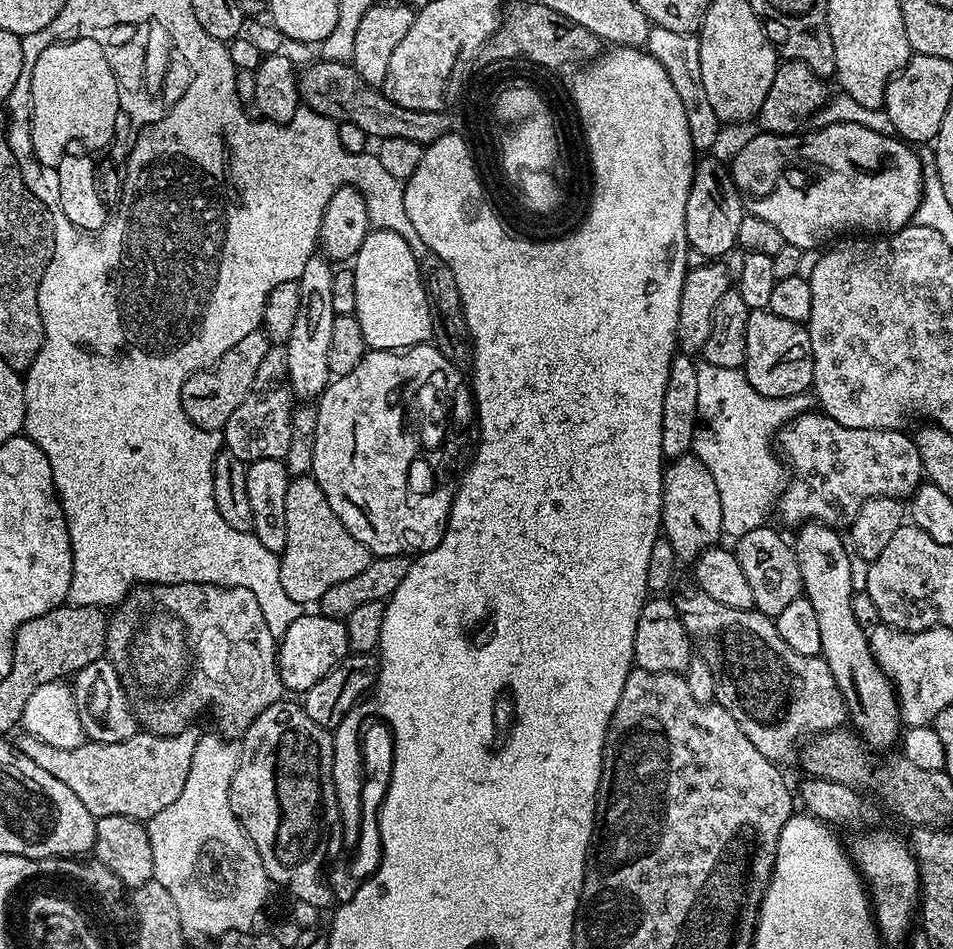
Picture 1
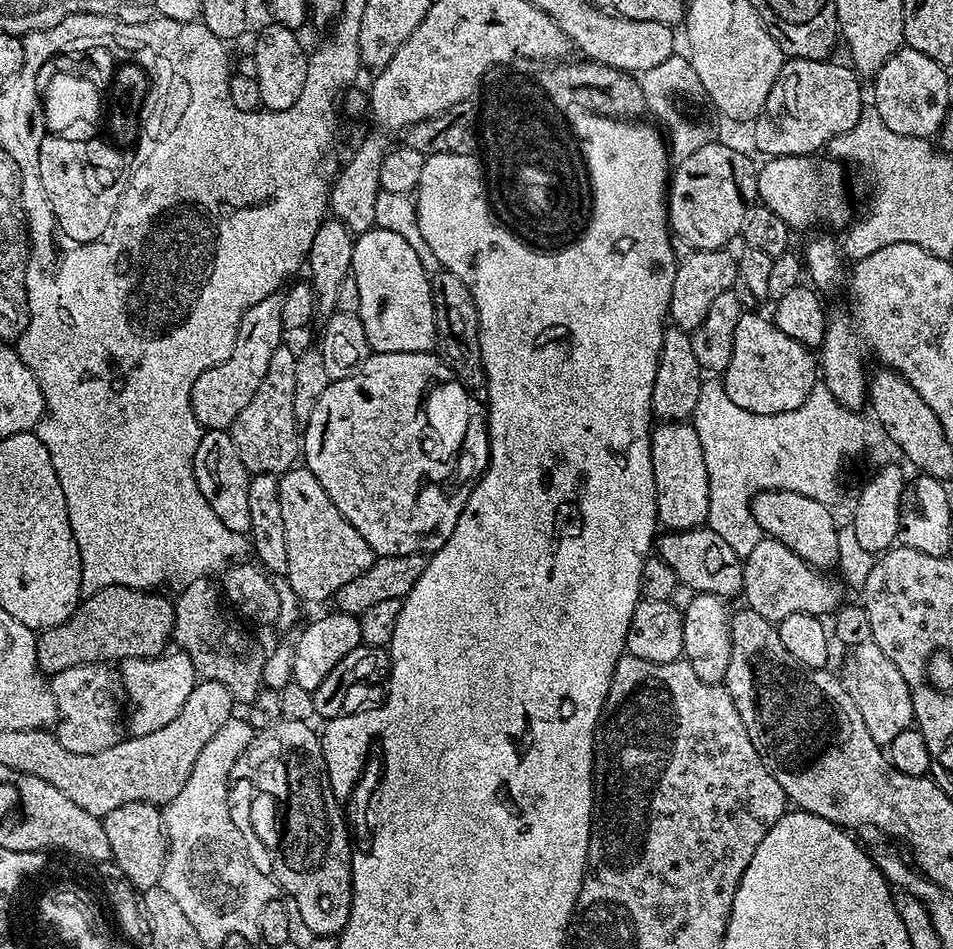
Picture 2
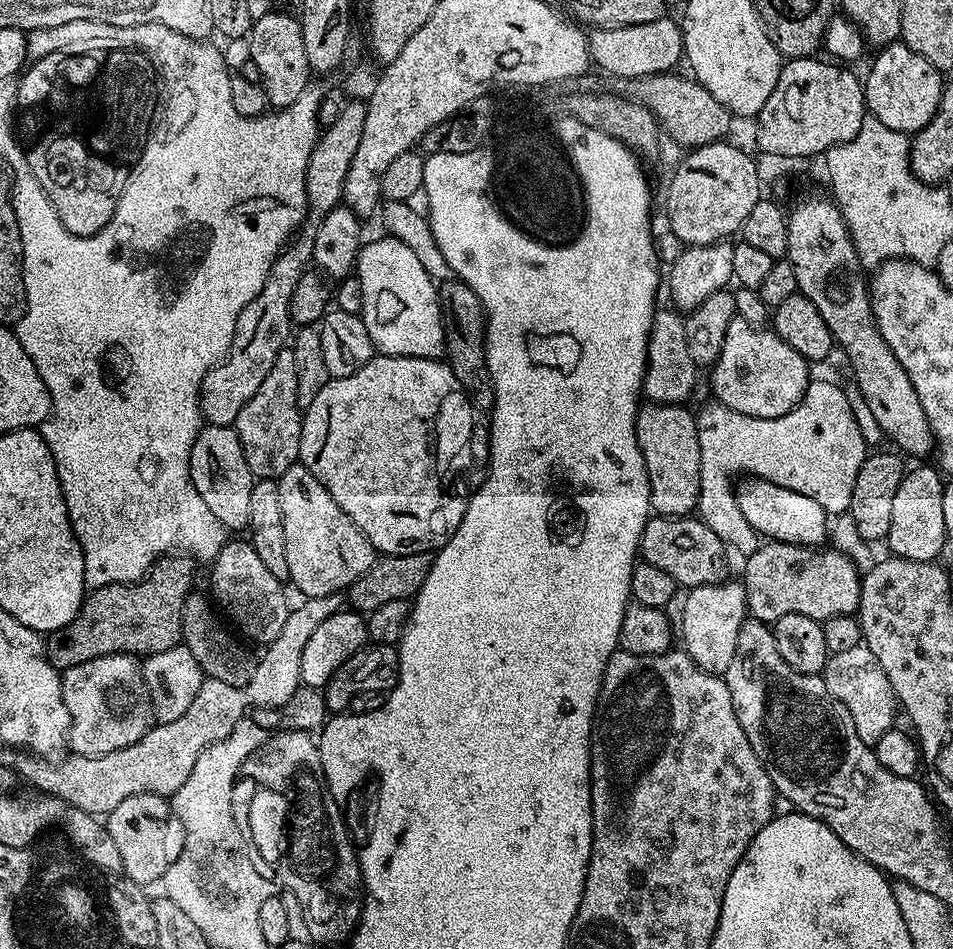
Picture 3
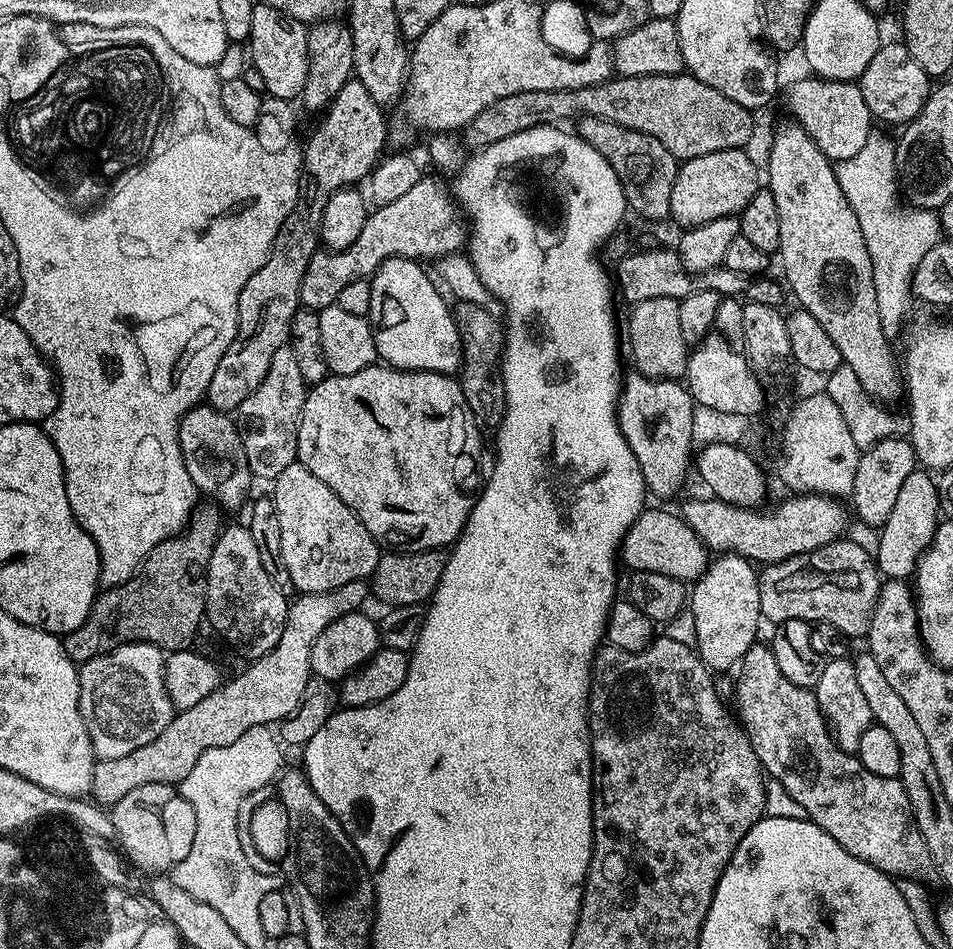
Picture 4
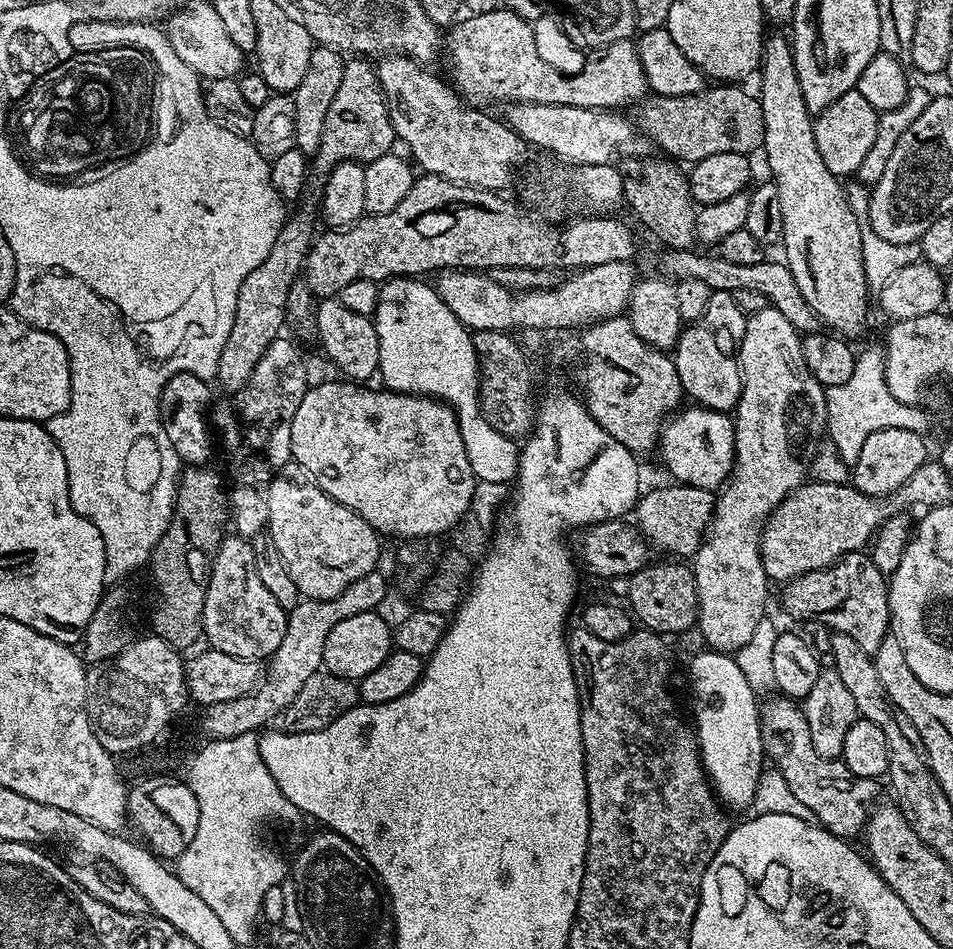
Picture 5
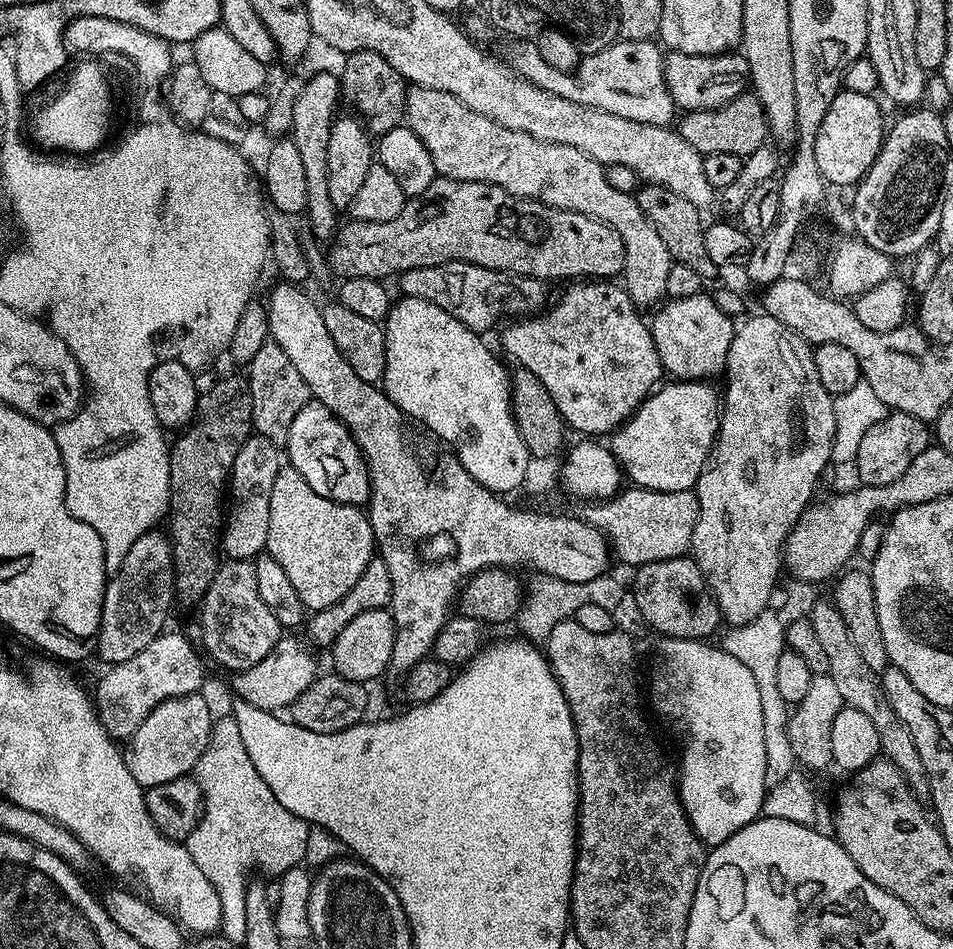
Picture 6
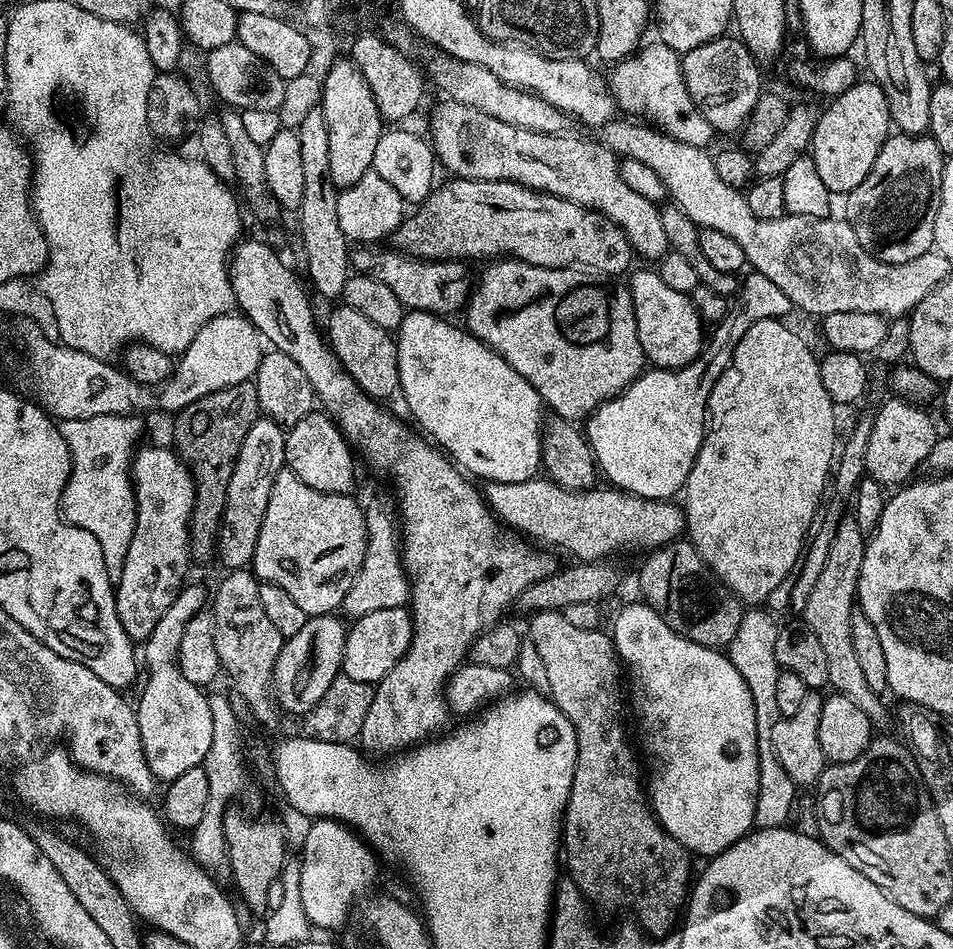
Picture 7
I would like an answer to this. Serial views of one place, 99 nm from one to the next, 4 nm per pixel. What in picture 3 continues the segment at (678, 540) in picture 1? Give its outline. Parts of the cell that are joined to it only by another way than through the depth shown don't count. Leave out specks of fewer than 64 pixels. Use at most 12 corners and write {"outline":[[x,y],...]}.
{"outline":[[648,402],[636,413],[652,512],[697,511],[696,416]]}

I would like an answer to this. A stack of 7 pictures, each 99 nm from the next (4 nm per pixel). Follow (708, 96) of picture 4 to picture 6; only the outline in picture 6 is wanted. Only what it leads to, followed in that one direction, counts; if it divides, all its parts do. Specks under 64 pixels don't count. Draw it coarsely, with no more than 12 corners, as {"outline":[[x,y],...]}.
{"outline":[[745,90],[721,108],[684,112],[678,131],[703,157],[743,158],[770,136]]}

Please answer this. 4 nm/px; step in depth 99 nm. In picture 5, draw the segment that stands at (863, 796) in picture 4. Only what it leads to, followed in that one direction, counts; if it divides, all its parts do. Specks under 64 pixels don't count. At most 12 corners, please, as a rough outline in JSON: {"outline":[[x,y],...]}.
{"outline":[[778,696],[761,713],[767,759],[841,839],[857,837],[876,780],[822,758],[809,723]]}

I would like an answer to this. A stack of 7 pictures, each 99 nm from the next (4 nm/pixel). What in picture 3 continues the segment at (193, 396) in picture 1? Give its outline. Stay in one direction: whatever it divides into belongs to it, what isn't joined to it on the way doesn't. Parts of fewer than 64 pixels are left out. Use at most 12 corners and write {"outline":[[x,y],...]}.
{"outline":[[311,239],[277,256],[202,382],[200,415],[235,425],[293,327]]}

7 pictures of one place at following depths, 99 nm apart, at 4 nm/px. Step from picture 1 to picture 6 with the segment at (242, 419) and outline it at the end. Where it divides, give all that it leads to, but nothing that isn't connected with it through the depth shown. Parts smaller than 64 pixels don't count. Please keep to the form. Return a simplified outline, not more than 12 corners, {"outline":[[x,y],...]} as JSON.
{"outline":[[286,350],[246,366],[255,435],[278,446],[310,393]]}

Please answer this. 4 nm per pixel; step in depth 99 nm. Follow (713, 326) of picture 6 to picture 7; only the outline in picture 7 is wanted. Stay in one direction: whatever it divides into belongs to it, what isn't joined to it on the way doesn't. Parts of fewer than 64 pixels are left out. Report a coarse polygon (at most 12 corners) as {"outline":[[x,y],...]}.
{"outline":[[659,271],[627,277],[645,361],[670,369],[704,351],[691,295]]}

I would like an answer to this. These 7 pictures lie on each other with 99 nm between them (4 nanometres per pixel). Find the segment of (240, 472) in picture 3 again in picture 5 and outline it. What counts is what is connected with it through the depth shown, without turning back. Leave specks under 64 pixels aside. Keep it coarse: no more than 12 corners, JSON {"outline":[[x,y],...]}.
{"outline":[[179,372],[160,395],[160,421],[180,461],[211,461],[209,381]]}

